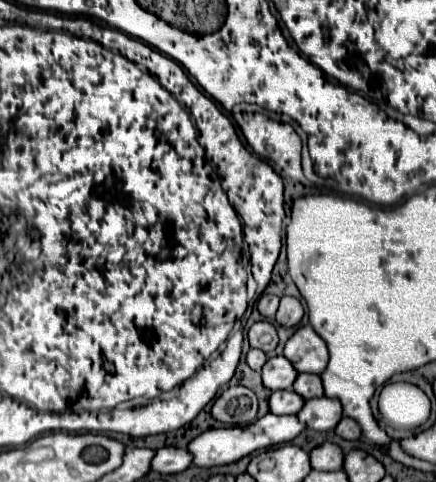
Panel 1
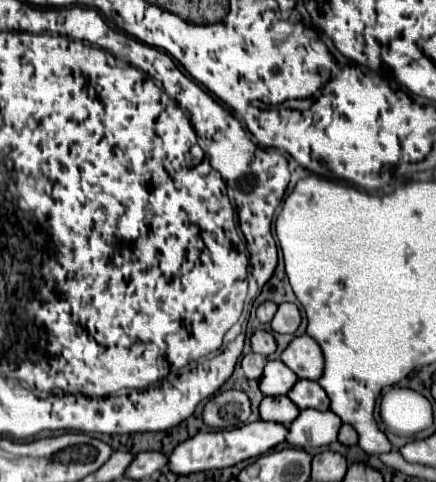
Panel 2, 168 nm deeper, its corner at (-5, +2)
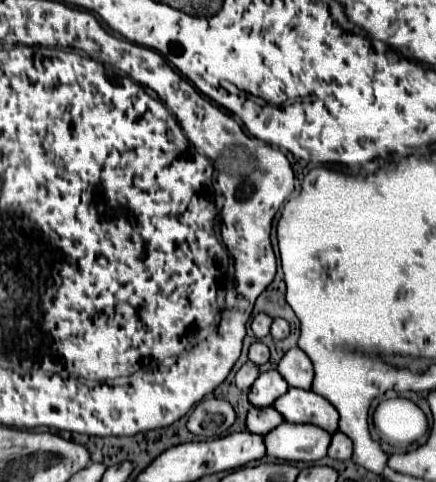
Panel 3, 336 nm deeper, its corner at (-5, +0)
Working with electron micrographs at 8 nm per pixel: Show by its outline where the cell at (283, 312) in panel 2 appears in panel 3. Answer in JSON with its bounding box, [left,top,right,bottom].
[270,319,290,339]

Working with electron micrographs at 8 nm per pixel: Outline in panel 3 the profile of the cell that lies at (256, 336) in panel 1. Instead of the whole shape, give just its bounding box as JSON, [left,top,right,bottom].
[248,341,270,365]

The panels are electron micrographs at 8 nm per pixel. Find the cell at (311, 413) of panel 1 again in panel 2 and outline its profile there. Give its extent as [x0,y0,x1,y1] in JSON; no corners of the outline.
[288,409,342,447]

